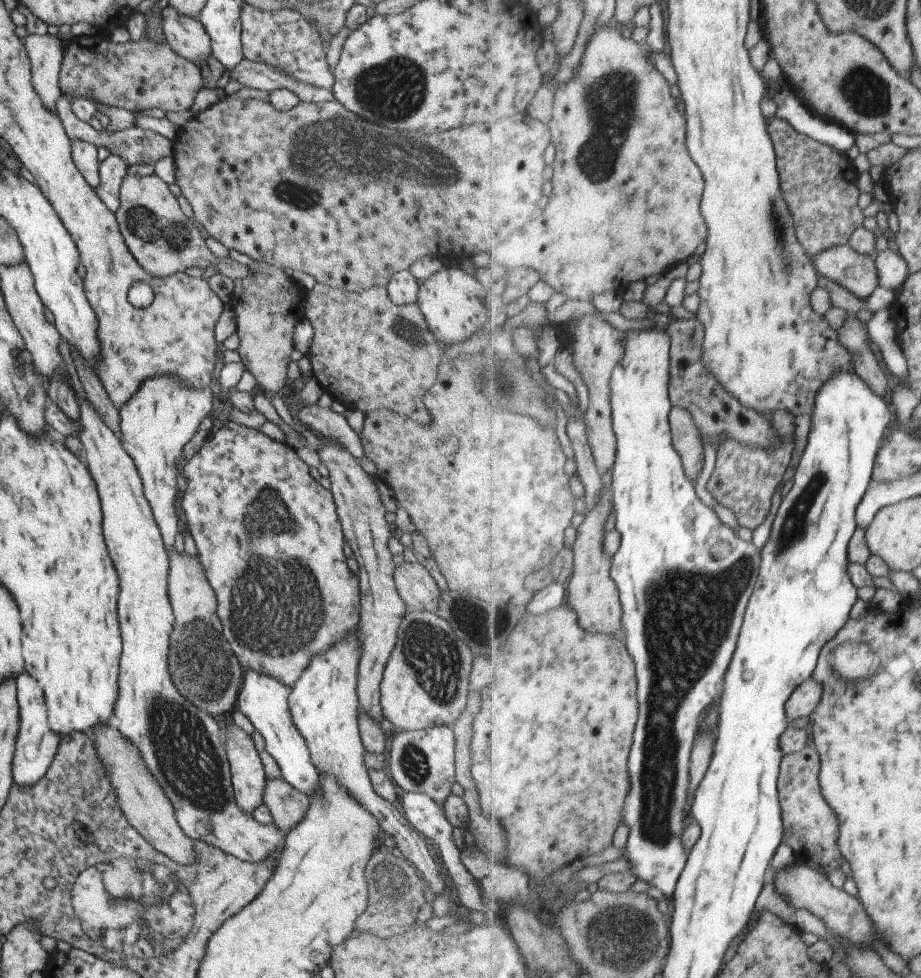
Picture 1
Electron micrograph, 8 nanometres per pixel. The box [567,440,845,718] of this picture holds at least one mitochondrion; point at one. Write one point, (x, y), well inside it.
(793, 531)

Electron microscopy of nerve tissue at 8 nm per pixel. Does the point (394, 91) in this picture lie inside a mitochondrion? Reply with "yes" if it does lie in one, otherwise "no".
yes

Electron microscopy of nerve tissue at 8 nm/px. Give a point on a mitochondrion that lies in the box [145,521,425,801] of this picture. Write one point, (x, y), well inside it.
(206, 671)

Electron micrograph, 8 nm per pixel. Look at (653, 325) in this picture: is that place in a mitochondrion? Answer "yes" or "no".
no

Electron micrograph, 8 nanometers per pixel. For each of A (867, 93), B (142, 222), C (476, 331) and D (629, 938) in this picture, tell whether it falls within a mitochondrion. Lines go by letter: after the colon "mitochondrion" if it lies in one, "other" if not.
A: mitochondrion
B: mitochondrion
C: other
D: mitochondrion

